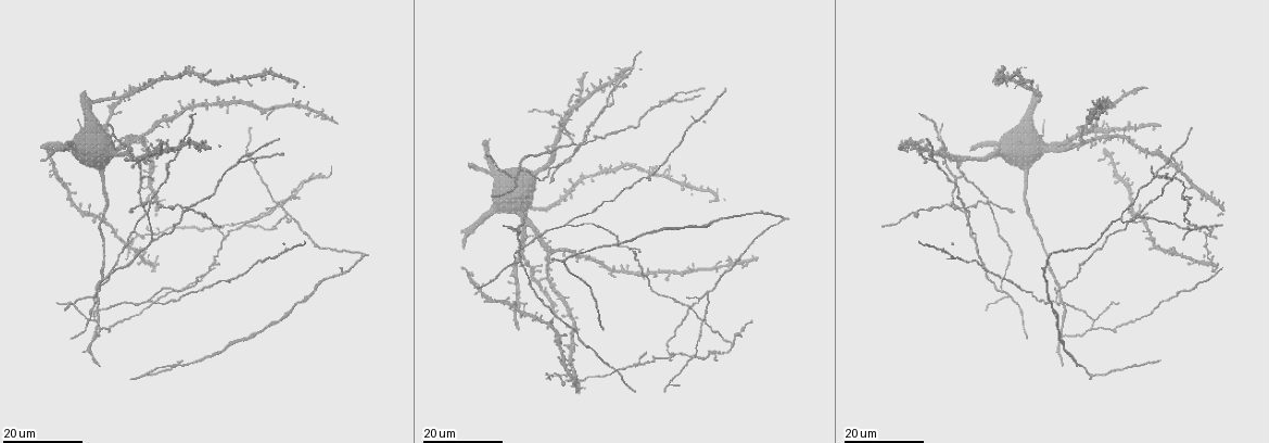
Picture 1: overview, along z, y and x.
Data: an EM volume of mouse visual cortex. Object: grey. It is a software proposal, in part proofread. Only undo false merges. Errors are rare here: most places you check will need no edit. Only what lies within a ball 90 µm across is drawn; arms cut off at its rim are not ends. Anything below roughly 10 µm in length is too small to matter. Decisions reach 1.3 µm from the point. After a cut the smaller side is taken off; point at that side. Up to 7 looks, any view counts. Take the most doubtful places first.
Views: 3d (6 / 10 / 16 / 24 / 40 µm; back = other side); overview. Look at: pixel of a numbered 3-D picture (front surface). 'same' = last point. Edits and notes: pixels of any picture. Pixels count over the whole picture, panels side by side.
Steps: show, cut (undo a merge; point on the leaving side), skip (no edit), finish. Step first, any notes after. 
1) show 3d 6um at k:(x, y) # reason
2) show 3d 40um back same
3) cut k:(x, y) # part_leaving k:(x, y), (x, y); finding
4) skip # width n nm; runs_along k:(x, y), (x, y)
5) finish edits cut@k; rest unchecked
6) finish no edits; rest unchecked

show 3d 16um at 1:(988, 203) # four-way junction

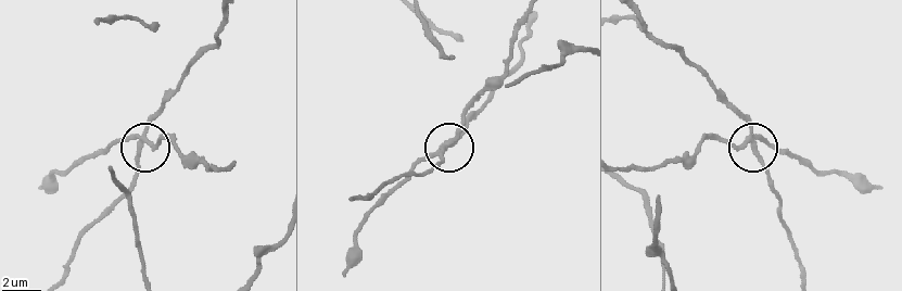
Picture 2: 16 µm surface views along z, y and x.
show 3d 10um at 2:(748, 143)

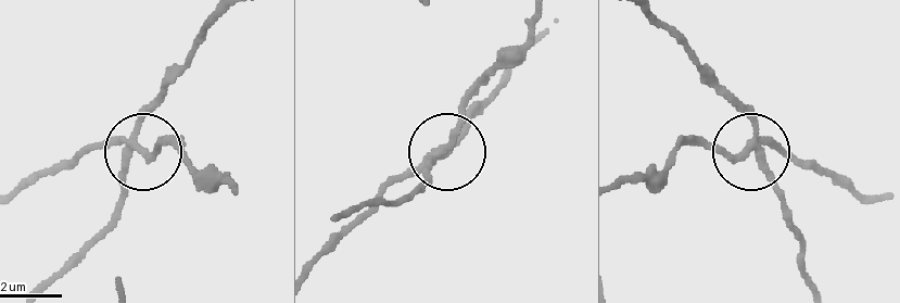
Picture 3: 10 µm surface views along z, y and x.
cut 3:(88, 148) # width 230 nm; part_leaving 3:(131, 141), (142, 151), (176, 149), (228, 182); a second neuron is stuck on

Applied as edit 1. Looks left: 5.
show 3d 24um at 1:(1000, 290) # side arm on a straight run

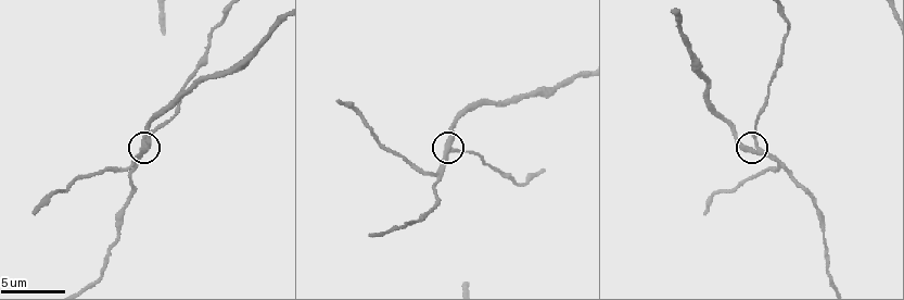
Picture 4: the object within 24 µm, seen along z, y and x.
show 3d 10um at 4:(447, 152)

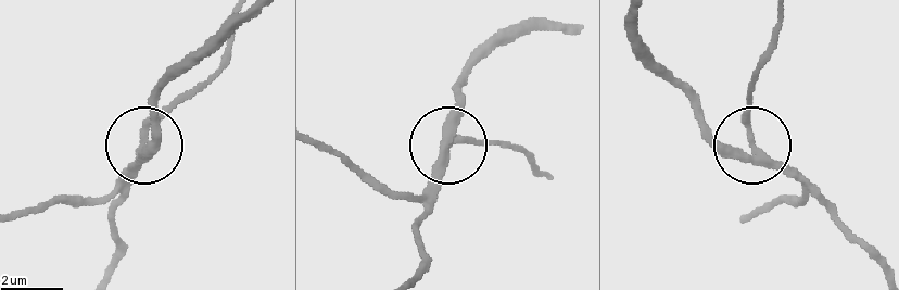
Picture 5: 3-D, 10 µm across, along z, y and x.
show 3d 10um back at 5:(752, 148)

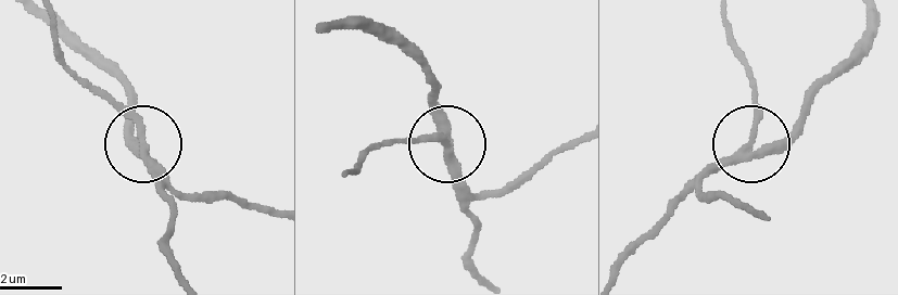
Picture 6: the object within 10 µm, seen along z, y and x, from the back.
skip # arms 3; all the same neuron

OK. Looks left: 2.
show 3d 24um at 1:(661, 102) # three-way junction

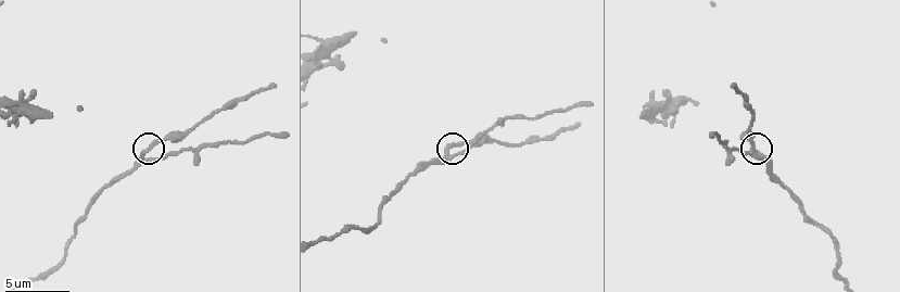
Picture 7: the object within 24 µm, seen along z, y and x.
show 3d 6um at 7:(448, 152)

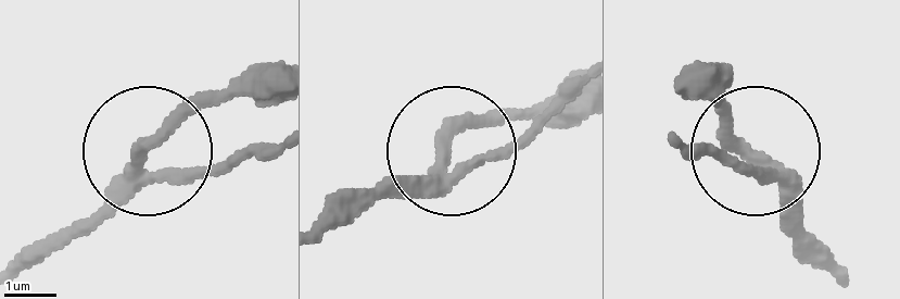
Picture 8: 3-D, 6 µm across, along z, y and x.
cut 8:(185, 183) # side_arm 13 um; part_leaving 8:(127, 192), (278, 150); a second neuron is stuck on

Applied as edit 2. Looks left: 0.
finish edits cut@3, cut@8; rest unchecked

